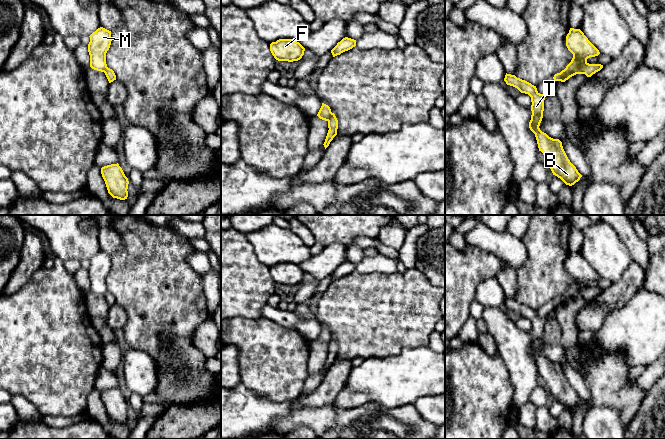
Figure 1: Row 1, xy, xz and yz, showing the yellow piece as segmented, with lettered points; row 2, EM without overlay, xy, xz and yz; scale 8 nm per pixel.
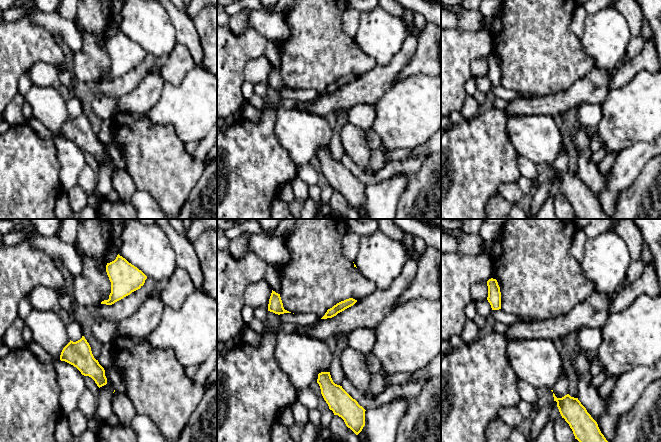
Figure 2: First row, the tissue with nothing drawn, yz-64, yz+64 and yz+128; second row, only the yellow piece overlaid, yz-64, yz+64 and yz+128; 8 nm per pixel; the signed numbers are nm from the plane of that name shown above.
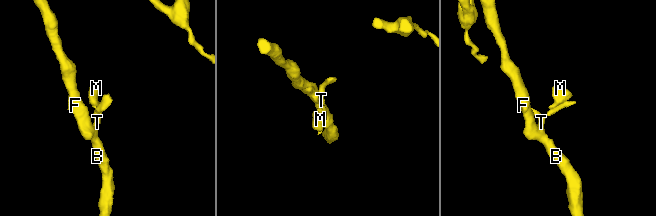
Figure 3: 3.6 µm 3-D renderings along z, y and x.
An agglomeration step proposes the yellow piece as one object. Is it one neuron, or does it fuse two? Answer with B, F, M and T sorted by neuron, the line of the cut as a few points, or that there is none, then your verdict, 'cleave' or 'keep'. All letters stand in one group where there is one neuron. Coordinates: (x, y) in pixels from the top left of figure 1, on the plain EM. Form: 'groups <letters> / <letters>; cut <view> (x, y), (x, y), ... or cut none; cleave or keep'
groups B F T / M; cut yz (586, 286), (566, 297), (558, 304); cleave

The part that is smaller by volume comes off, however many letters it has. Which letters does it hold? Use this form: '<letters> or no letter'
M

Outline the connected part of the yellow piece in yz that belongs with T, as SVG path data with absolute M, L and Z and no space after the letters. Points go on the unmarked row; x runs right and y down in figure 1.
M506 297L504 305L507 309L513 310L521 317L528 318L531 321L532 339L529 352L535 358L539 375L545 380L553 399L560 402L566 409L574 409L582 399L568 383L562 366L559 363L549 361L539 352L543 342L545 318L540 318L536 310L517 302L515 299Z

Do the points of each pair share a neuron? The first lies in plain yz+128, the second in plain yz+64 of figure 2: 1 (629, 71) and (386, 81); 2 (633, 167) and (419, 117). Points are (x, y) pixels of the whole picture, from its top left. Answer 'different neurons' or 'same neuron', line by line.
1: different neurons
2: different neurons

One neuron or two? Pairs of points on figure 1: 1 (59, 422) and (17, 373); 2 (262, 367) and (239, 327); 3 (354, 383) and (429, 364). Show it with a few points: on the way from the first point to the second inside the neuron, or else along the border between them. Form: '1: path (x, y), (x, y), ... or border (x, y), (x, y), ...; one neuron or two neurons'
1: border (77, 414), (72, 416), (43, 416); two neurons
2: path (262, 357), (262, 350), (249, 337); one neuron
3: path (373, 378), (404, 378), (410, 375); one neuron

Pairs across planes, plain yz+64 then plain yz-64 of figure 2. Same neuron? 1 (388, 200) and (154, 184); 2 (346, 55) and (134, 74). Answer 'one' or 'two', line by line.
1: two
2: two

